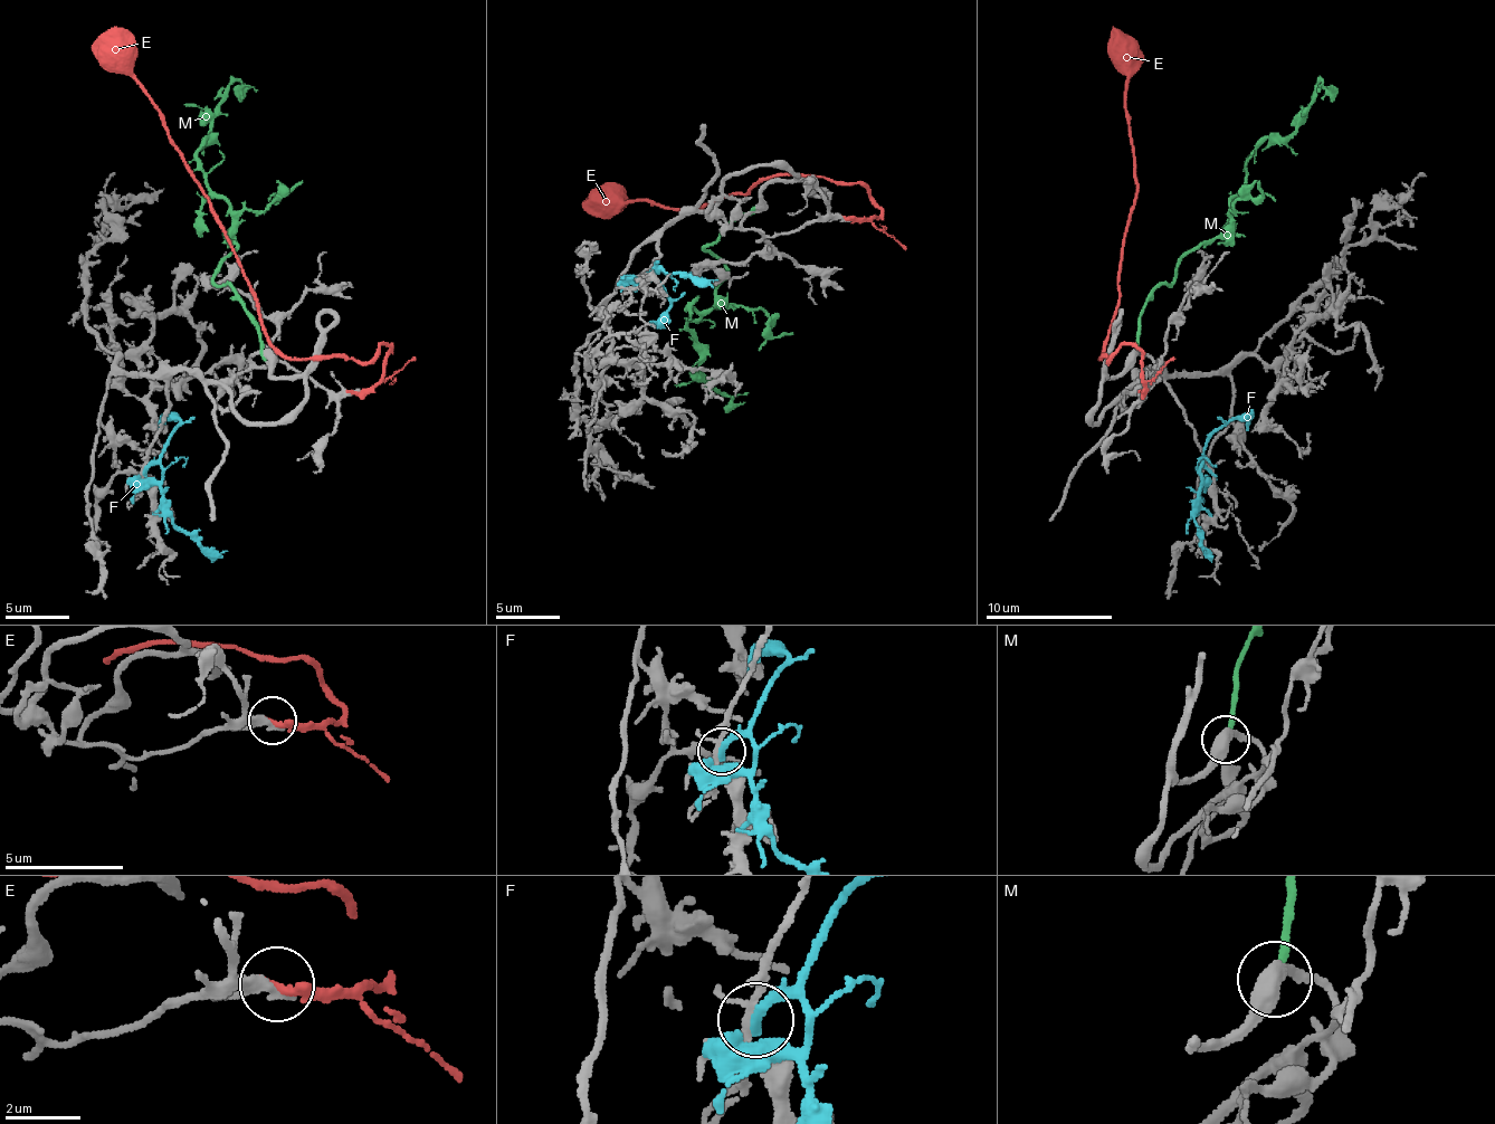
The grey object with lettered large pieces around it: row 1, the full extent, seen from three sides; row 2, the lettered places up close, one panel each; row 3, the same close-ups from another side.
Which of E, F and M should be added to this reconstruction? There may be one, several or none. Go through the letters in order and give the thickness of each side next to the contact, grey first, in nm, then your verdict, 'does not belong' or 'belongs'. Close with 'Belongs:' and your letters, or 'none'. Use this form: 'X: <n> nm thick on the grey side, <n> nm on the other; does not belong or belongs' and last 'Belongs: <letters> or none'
E: 260 nm thick on the grey side, 300 nm on the other; does not belong
F: 170 nm thick on the grey side, 280 nm on the other; does not belong
M: 400 nm thick on the grey side, 240 nm on the other; belongs
Belongs: M

